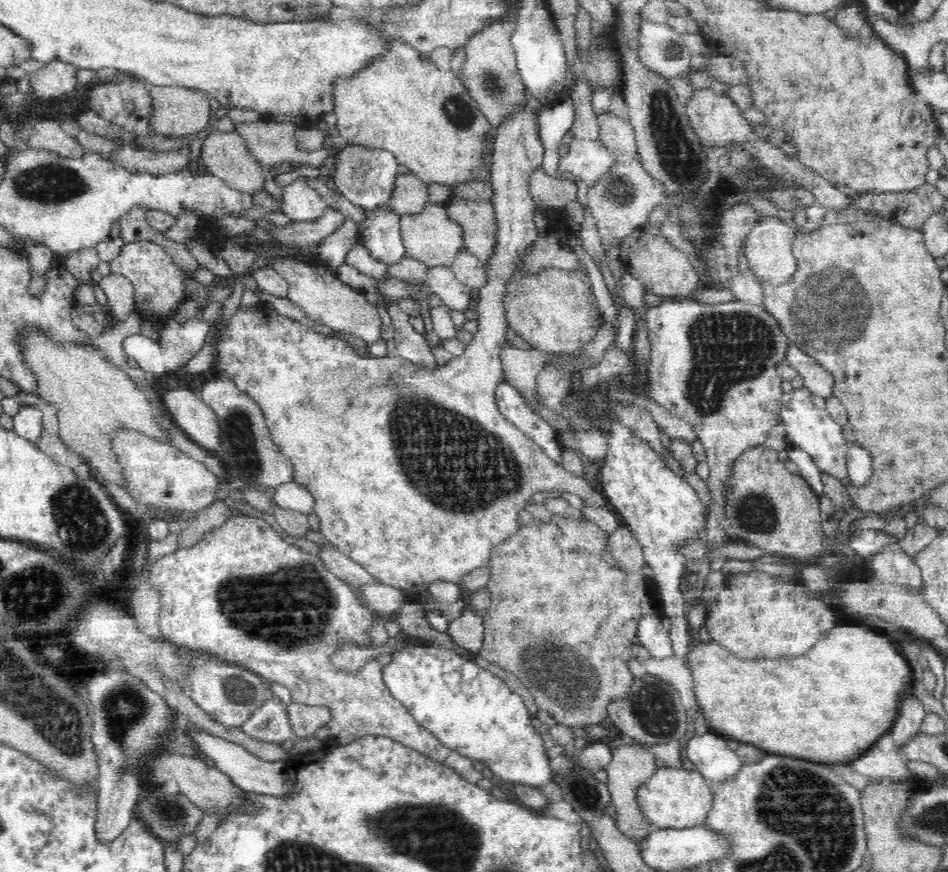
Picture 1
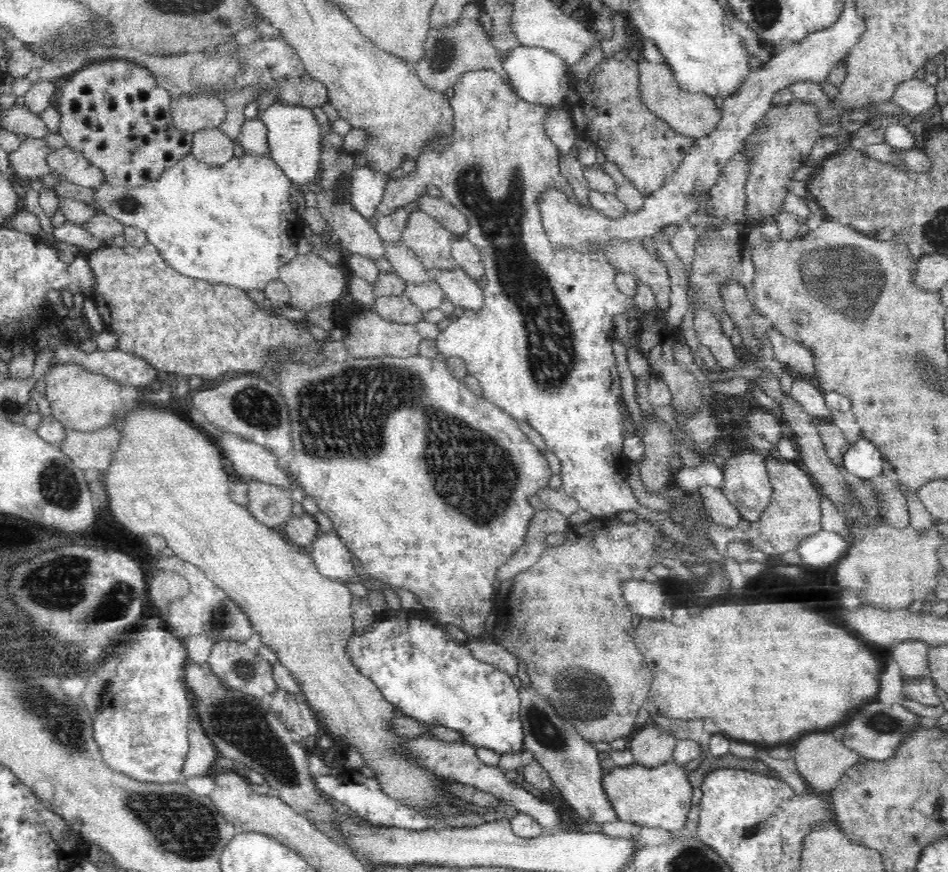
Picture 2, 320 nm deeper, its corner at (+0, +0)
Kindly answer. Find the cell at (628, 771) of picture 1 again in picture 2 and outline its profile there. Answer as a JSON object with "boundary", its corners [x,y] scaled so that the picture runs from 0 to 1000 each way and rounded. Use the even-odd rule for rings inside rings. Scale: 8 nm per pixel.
{"boundary":[[[686,823],[665,849],[662,858],[671,875],[690,880],[708,873],[715,849],[708,837],[694,833]]]}

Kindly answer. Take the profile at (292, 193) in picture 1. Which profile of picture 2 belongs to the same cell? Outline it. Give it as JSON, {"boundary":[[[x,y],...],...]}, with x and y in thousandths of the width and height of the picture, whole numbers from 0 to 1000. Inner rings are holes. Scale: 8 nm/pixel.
{"boundary":[[[292,117],[276,128],[274,135],[283,147],[284,177],[308,206],[310,214],[331,208],[333,195],[339,189],[338,162],[342,148],[335,141],[329,124]]]}

